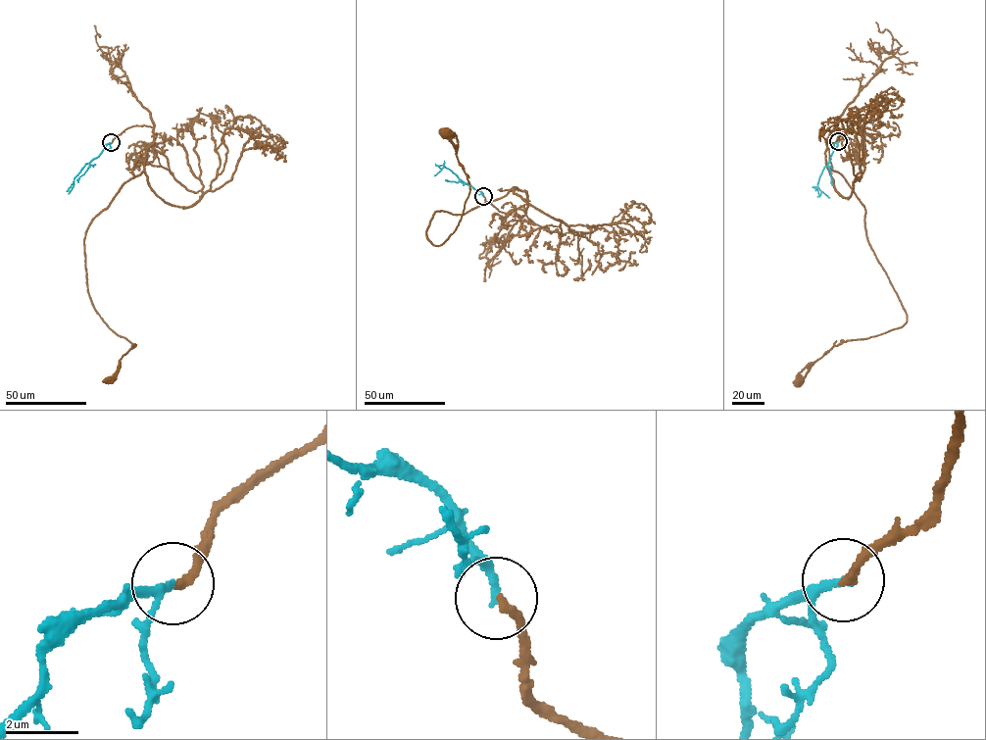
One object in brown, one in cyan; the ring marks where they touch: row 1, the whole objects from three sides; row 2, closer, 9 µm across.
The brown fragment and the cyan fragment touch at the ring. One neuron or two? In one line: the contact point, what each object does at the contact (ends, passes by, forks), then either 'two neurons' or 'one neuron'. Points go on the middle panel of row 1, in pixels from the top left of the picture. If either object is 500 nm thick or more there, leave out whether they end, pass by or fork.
place (483, 196); brown ends; cyan ends; two neurons

